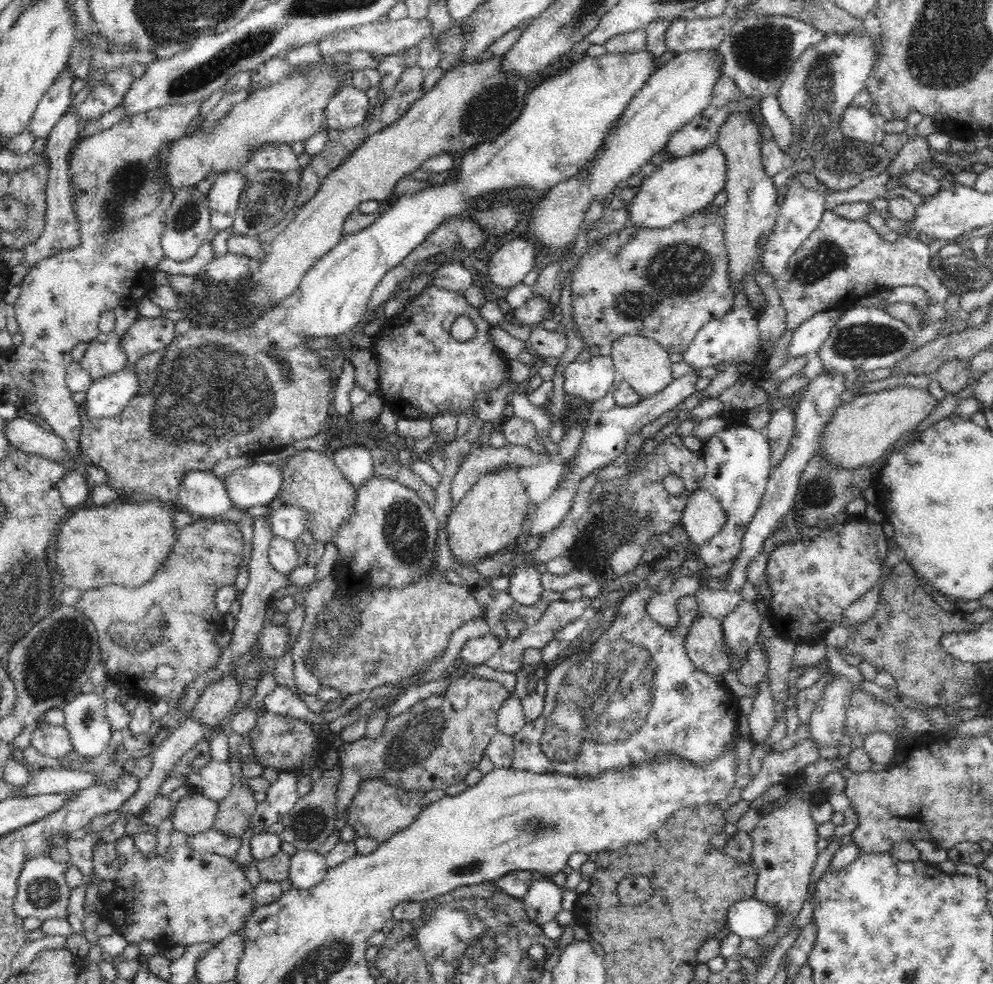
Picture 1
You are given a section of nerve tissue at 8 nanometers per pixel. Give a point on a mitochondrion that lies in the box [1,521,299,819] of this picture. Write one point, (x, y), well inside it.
(57, 652)

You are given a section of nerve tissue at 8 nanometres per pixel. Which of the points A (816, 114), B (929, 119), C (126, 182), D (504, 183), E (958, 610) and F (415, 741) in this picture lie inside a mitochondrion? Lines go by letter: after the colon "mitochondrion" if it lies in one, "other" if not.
A: mitochondrion
B: other
C: mitochondrion
D: other
E: other
F: mitochondrion

